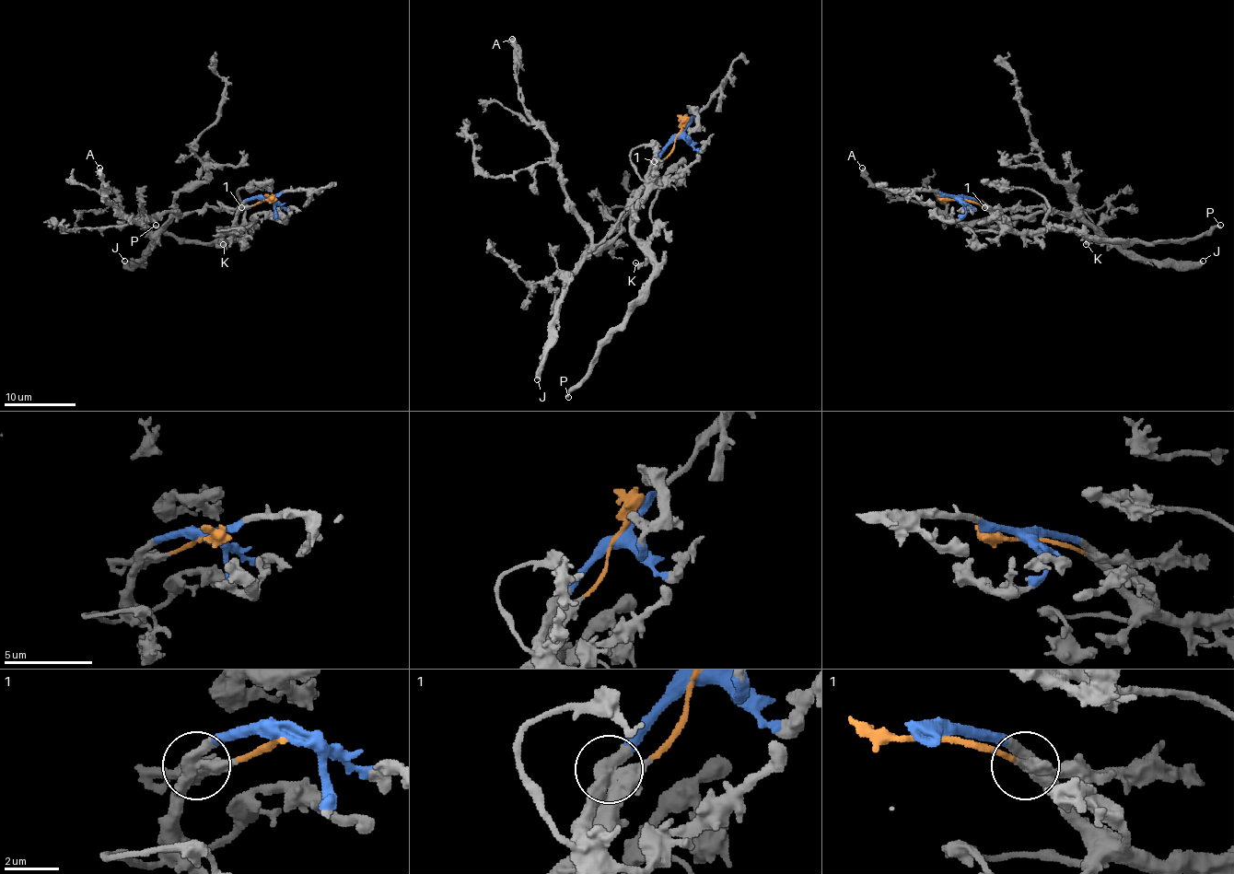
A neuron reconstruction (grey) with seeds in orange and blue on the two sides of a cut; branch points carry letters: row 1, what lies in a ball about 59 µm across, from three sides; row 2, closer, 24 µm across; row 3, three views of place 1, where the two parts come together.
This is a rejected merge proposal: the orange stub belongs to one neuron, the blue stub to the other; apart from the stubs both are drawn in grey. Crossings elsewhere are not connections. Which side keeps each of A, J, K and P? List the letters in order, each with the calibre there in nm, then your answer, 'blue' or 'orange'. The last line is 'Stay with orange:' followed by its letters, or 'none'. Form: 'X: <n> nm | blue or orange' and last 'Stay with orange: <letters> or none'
A: 460 nm | orange
J: 480 nm | orange
K: 300 nm | blue
P: 360 nm | blue
Stay with orange: A, J

